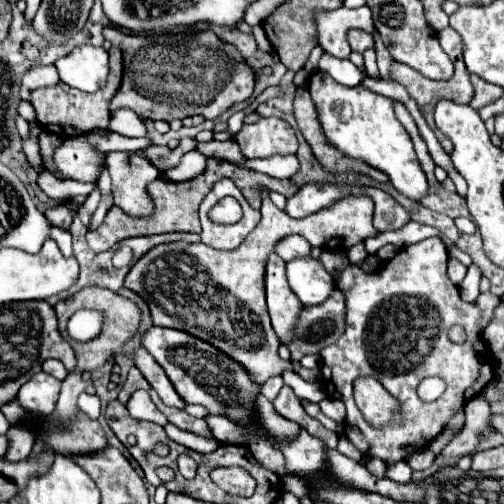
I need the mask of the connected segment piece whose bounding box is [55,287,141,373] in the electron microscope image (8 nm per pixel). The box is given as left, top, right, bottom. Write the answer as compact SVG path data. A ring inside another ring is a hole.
M93 287L93 289L81 289L81 291L79 291L79 293L75 293L73 297L65 299L65 301L59 301L59 303L55 305L55 313L57 313L57 321L59 321L59 333L61 333L61 337L63 337L63 339L65 339L65 341L67 341L67 343L73 347L73 351L75 351L75 357L77 357L77 365L75 365L75 369L77 369L77 371L81 371L81 373L85 373L85 371L89 371L89 373L91 373L91 371L95 371L95 369L103 367L105 363L109 363L109 361L111 361L111 359L113 359L113 357L115 357L115 355L121 351L121 347L123 347L127 341L131 341L131 339L137 335L137 331L139 331L139 323L141 323L141 309L139 309L139 307L137 307L137 305L135 305L131 299L127 299L127 297L121 297L121 295L117 295L117 293L109 291L109 289L99 289L99 287ZM77 309L101 309L101 311L105 311L105 313L107 313L107 319L105 319L105 327L103 327L103 333L101 333L101 337L97 337L97 339L93 339L93 341L89 341L89 343L77 343L77 341L69 341L69 339L65 339L65 337L67 337L67 331L65 331L65 327L67 327L67 319L69 319L69 317L71 317L71 315L73 315Z

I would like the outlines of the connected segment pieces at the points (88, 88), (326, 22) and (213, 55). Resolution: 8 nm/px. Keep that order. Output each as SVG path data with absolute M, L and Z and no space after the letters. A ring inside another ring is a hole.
M81 45L75 47L71 55L57 59L57 71L63 83L81 89L85 93L95 93L107 85L109 75L109 55L103 47Z
M369 7L359 9L335 9L335 11L319 11L315 13L317 31L319 31L319 45L325 53L337 59L349 59L352 52L347 41L347 32L353 27L363 29L373 35L373 19Z
M105 27L103 37L123 51L123 83L117 95L111 101L111 111L131 109L141 119L185 119L189 115L203 115L205 119L215 119L225 113L231 105L245 101L253 93L255 73L243 61L233 45L227 45L217 39L213 31L197 33L197 35L161 35L161 37L143 37L143 35L125 35L115 27Z

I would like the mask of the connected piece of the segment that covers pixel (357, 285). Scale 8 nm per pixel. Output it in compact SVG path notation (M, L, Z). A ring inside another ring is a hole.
M429 237L423 239L419 243L407 245L403 247L403 251L399 251L393 259L389 259L387 263L381 265L381 269L377 269L375 273L365 273L359 267L351 265L345 267L345 271L341 271L339 281L337 281L337 289L345 291L345 299L347 299L347 329L345 333L329 347L325 347L321 351L321 383L323 389L327 393L327 397L335 397L341 399L347 407L347 419L345 419L345 435L347 439L353 443L353 447L361 453L363 461L367 461L369 457L381 457L387 465L393 465L397 461L407 459L407 455L415 449L423 449L425 445L429 445L429 441L433 437L437 437L447 421L465 407L465 403L469 399L473 399L479 391L483 391L489 381L493 379L493 375L487 375L487 379L479 379L481 377L481 359L487 361L487 347L481 339L481 319L483 319L483 311L479 309L477 303L465 303L459 297L459 289L449 281L447 277L447 247L443 245L443 241L439 237ZM453 325L461 325L467 333L467 341L457 345L449 339L449 329ZM359 375L371 375L375 379L381 381L381 385L395 397L399 397L399 401L403 403L403 421L391 425L391 427L381 427L381 429L373 429L361 415L361 411L357 409L355 401L353 401L353 381ZM425 377L441 377L447 383L445 393L441 395L441 399L433 401L433 403L425 403L417 397L417 385L421 383L421 379Z

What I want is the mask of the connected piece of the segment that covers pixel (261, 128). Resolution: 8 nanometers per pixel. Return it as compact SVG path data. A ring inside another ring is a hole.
M267 117L253 125L243 125L235 141L247 159L295 155L297 151L297 137L293 127L279 117Z

